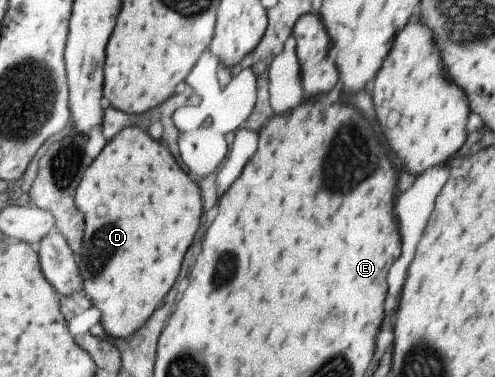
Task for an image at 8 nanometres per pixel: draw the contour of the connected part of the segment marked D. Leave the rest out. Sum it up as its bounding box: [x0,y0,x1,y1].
[76,126,205,338]

